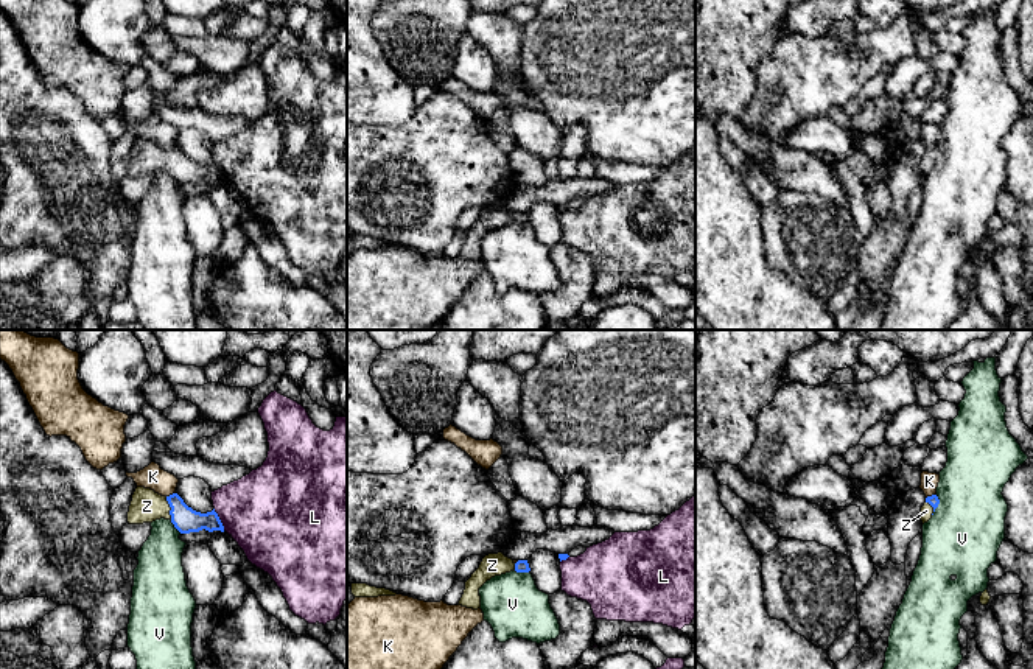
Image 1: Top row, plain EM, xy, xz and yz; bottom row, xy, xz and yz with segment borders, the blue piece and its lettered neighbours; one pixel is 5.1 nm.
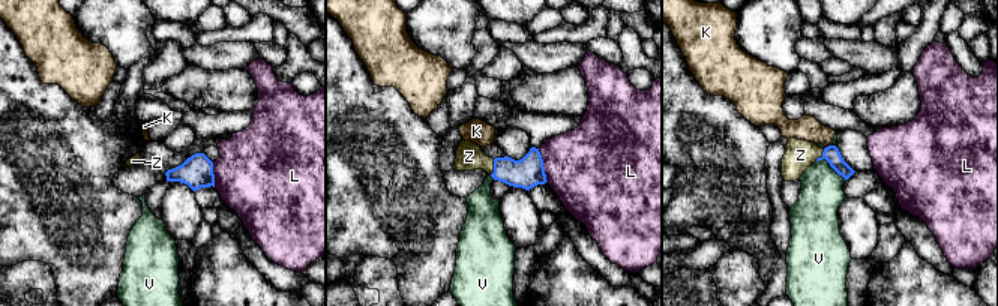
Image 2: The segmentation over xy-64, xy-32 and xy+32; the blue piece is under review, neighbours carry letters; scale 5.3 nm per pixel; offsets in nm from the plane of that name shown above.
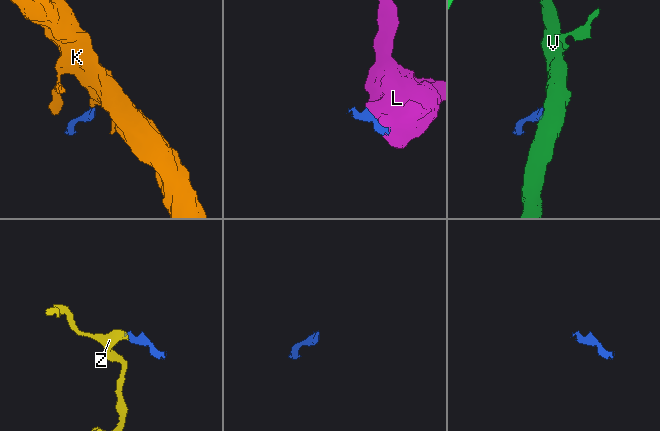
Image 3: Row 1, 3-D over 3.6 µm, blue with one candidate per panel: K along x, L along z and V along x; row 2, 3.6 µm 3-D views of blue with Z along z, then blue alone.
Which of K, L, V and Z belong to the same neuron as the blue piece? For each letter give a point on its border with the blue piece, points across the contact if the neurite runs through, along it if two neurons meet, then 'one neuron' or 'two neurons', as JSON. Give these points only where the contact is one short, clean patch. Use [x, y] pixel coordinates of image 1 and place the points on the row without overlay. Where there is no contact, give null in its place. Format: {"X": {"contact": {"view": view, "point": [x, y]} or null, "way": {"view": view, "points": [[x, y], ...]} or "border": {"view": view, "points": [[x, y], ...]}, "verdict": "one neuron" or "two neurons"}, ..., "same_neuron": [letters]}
{"K": {"contact": {"view": "xy", "point": [170, 147]}, "border": {"view": "xy", "points": [[175, 143], [167, 148]]}, "verdict": "two neurons"}, "L": {"contact": {"view": "xy", "point": [220, 171]}, "verdict": "two neurons"}, "V": {"contact": {"view": "xy", "point": [175, 178]}, "border": {"view": "xy", "points": [[170, 171], [181, 184]]}, "verdict": "two neurons"}, "Z": {"contact": {"view": "xy", "point": [170, 157]}, "way": {"view": "xy", "points": [[185, 171], [170, 157], [147, 157]]}, "verdict": "one neuron"}, "same_neuron": ["Z"]}

